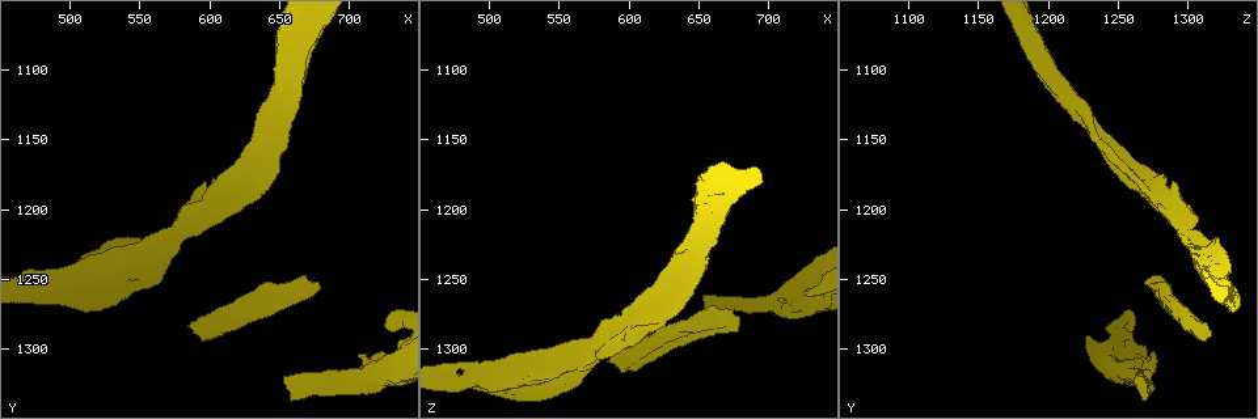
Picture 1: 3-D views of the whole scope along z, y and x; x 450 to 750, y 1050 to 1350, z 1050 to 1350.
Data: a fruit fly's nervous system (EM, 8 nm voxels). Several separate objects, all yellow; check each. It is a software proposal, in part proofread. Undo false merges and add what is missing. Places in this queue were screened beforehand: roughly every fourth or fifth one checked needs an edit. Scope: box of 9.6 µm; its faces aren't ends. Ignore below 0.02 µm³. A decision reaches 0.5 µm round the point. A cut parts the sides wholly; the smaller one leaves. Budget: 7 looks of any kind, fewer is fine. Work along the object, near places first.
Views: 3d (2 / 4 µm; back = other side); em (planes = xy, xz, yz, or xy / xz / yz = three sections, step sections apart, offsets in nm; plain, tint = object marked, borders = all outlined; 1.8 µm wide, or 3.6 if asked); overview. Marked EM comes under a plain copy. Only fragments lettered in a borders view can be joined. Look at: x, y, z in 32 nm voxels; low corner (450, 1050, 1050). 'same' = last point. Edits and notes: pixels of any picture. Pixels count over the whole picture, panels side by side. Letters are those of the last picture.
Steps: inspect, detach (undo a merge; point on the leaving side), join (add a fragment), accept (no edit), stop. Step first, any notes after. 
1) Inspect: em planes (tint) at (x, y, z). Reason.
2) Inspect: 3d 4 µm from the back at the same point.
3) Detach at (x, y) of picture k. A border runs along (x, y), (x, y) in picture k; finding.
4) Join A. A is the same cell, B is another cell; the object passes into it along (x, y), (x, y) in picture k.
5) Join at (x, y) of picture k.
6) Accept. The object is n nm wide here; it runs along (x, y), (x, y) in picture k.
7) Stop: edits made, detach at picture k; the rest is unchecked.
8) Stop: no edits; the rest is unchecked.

Inspect: 3d 2 µm at (602, 1200, 1290). Two arms at a narrow angle.

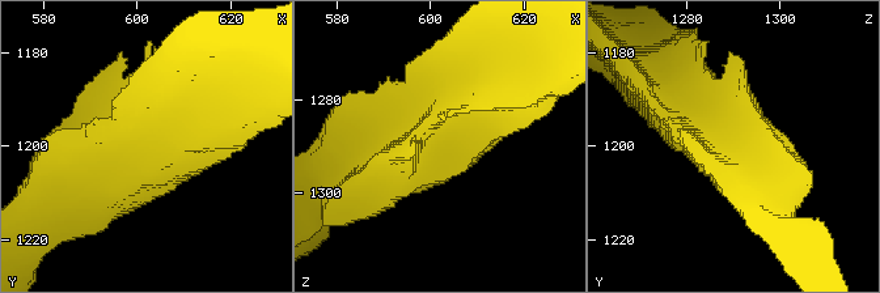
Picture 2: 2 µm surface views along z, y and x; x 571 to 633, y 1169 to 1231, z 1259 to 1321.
Inspect: em yz step 8 (borders) at (601, 1201, 1288). Shape alone is not enough.

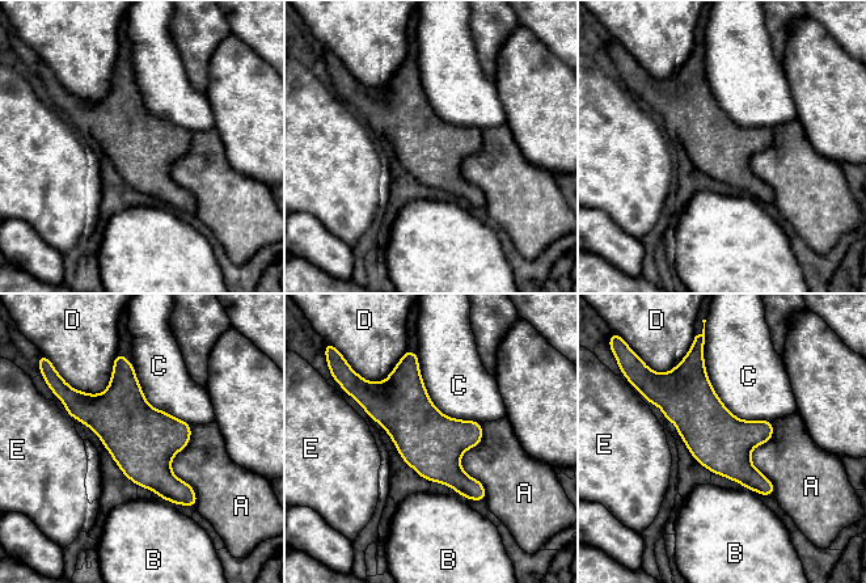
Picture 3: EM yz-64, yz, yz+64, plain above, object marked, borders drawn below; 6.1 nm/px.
Accept. A, B, C, D and E are other cells; a border runs along (702, 353), (717, 397), (772, 422) in picture 3; all the same cell.

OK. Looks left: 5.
Inspect: em planes (borders) at (654, 1322, 1262). Branch stops here.

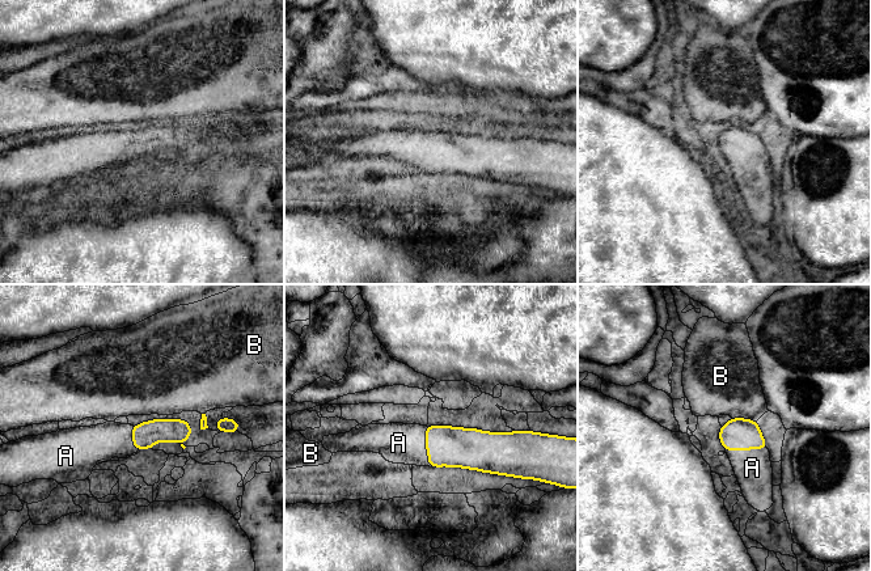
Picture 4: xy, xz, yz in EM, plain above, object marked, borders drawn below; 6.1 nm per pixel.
Join A. The object is 160 nm wide here; A is the same cell, B is another cell; the object passes into it along (739, 434), (745, 449), (752, 468) in picture 4; it goes on there.

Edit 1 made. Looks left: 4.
Inspect: overview.

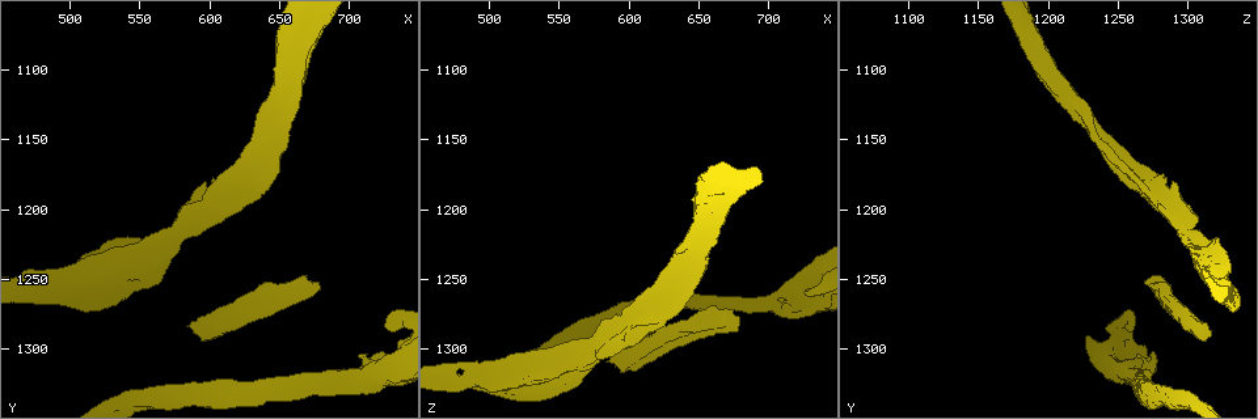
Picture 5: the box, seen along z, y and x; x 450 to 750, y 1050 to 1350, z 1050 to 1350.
Inspect: 3d 2 µm at (584, 1284, 1310). Thick end.

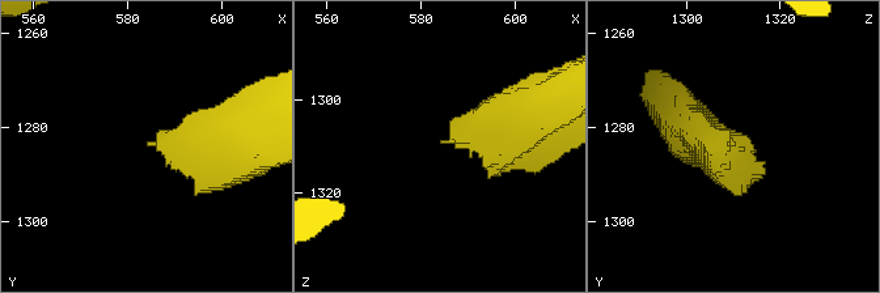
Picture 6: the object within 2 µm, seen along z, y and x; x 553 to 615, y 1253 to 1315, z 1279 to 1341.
Inspect: em xz step 8 (tint) at (585, 1284, 1309). Now the EM.

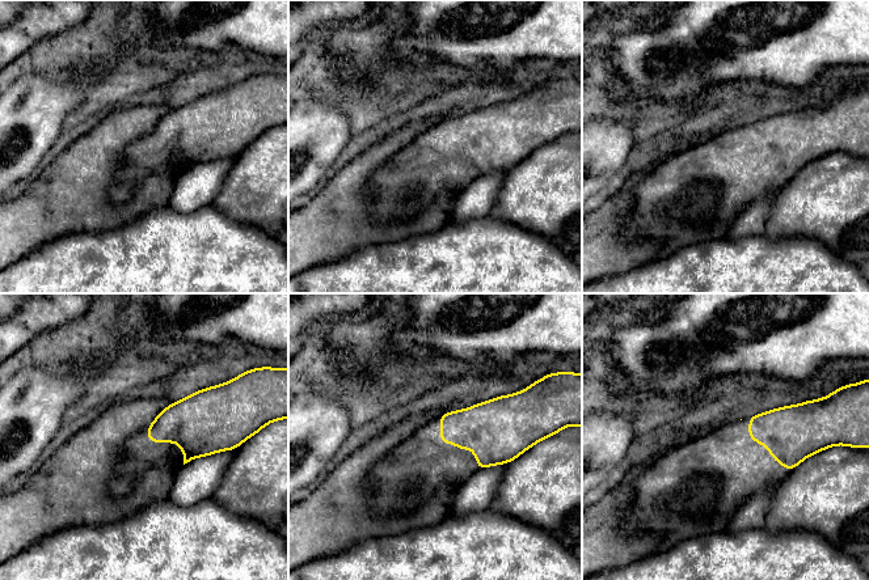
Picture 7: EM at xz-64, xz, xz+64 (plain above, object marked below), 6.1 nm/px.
Inspect: em xy step 16 (borders) at the same point.

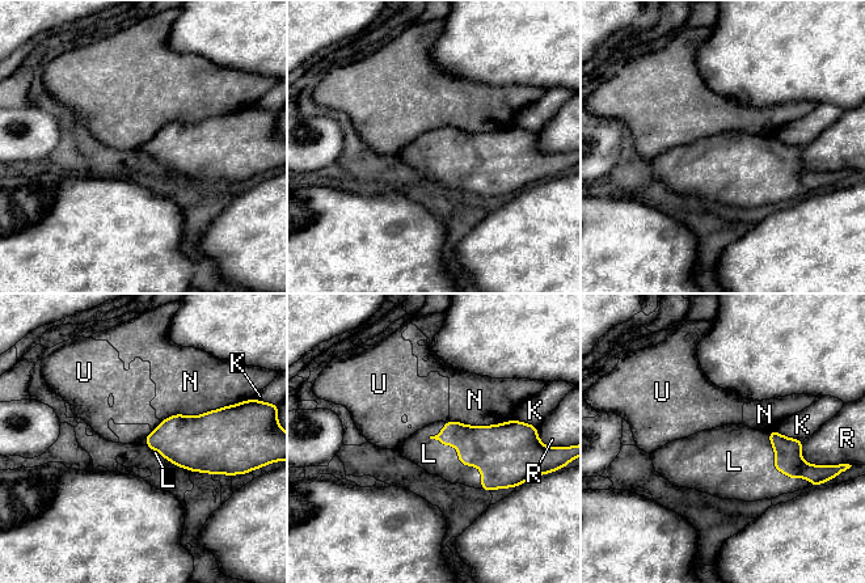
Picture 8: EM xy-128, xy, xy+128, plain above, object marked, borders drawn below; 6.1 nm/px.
Join L. L is the same cell, K, N, R and U are other cells; the cell continues.

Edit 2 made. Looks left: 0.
Stop: edits made, join at picture 4, join at picture 8; the rest is unchecked.

